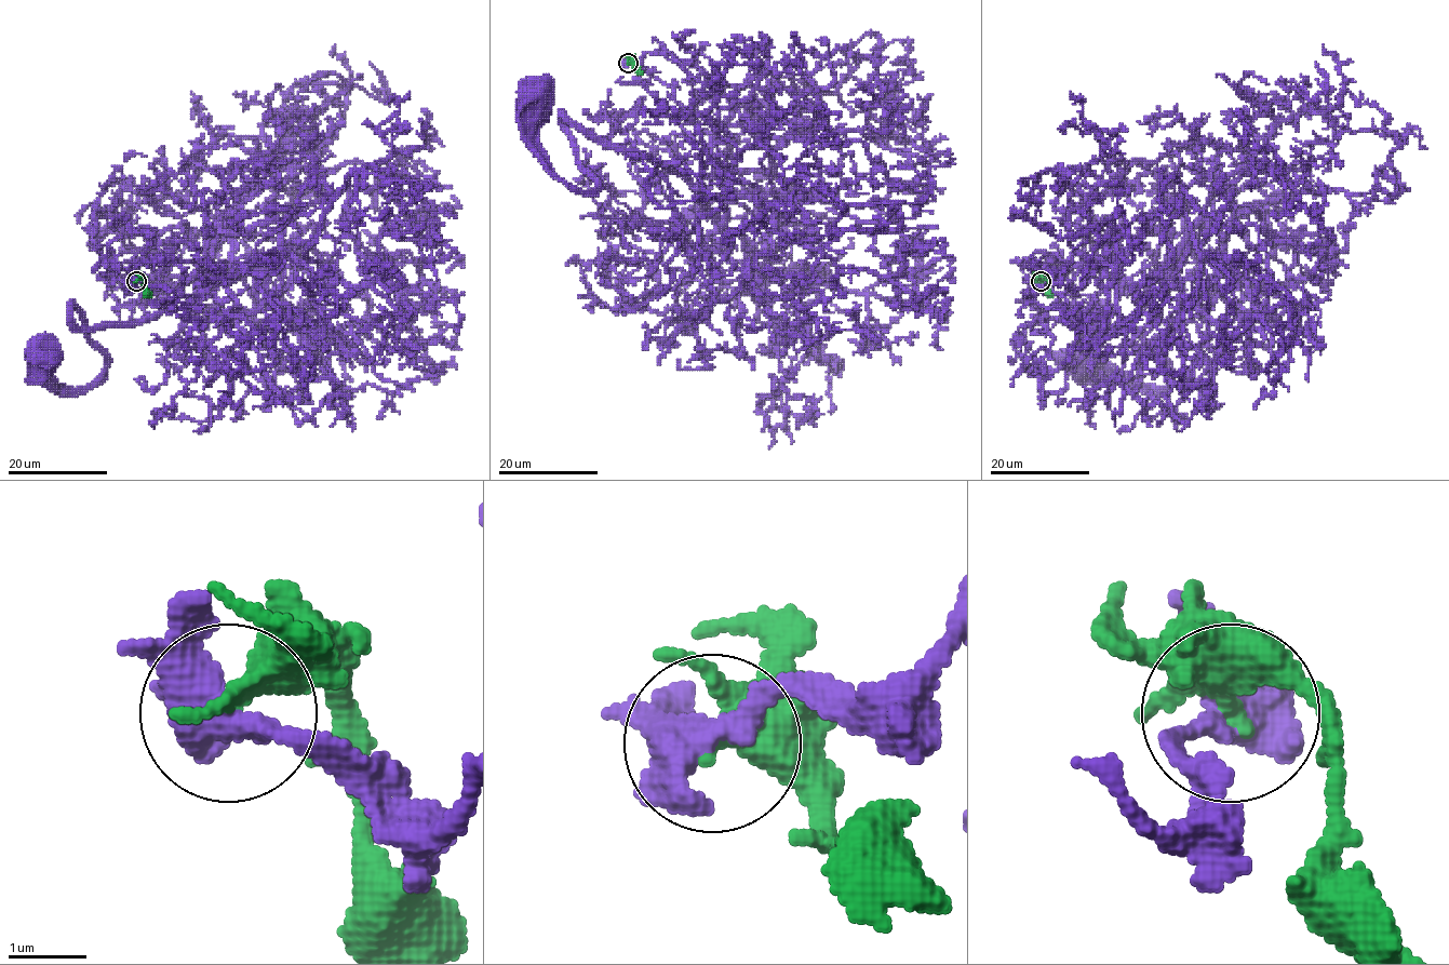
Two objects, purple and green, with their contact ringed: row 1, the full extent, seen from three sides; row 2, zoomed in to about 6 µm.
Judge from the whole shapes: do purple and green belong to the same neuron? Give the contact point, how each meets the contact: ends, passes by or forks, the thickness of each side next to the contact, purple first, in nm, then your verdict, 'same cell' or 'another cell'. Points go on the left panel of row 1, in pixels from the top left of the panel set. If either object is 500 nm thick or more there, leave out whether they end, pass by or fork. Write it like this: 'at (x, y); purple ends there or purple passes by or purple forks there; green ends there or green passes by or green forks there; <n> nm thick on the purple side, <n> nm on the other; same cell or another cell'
at (136, 281); 500 nm thick on the purple side, 320 nm on the other; same cell

